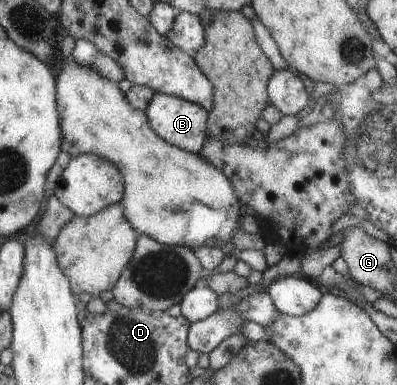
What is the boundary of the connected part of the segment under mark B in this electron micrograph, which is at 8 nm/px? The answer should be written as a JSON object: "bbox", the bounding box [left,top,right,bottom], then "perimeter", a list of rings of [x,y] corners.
{"bbox":[145,93,208,154],"perimeter":[[[156,93],[150,104],[148,104],[145,114],[152,130],[160,138],[166,140],[168,144],[193,154],[199,154],[200,150],[203,149],[208,118],[207,111],[202,106],[176,96]]]}

